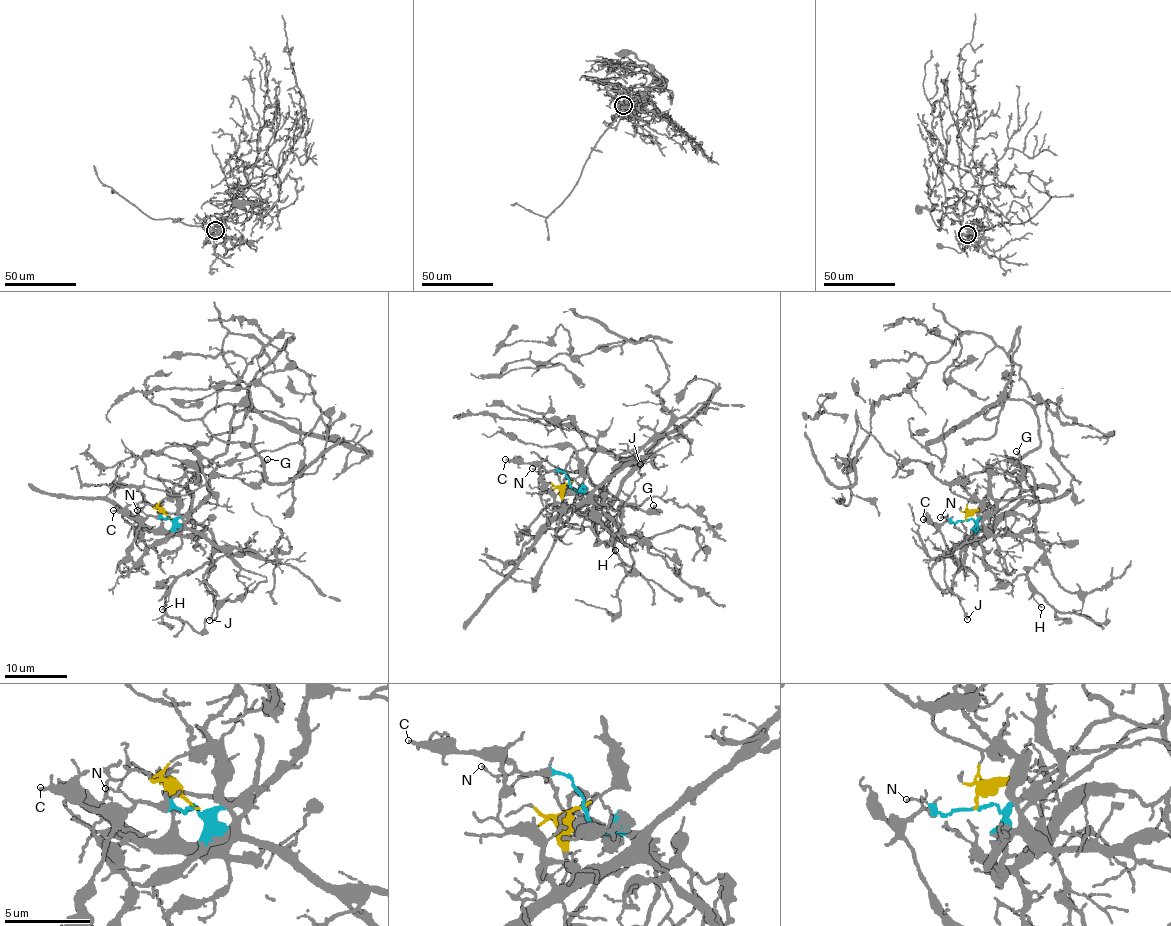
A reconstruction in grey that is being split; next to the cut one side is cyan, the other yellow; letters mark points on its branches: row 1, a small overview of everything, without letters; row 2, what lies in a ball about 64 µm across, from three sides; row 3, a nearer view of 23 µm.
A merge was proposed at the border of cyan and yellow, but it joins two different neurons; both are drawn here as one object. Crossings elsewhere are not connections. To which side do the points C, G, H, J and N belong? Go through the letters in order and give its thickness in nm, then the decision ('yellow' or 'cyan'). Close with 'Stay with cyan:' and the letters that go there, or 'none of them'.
C: 180 nm thick; cyan
G: 110 nm thick; cyan
H: 160 nm thick; cyan
J: 160 nm thick; yellow
N: 130 nm thick; cyan
Stay with cyan: C, G, H, N

